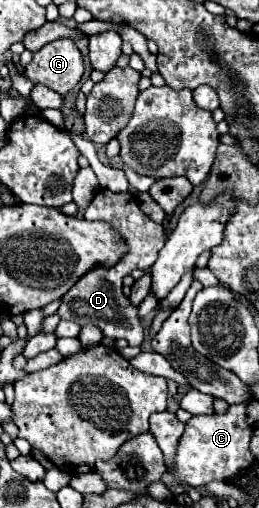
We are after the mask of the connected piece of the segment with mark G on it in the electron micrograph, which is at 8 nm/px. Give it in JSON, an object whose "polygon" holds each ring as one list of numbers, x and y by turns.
{"polygon":[[56,39,34,53,24,73,32,83,42,83,66,95,82,79,82,53,72,39]]}

